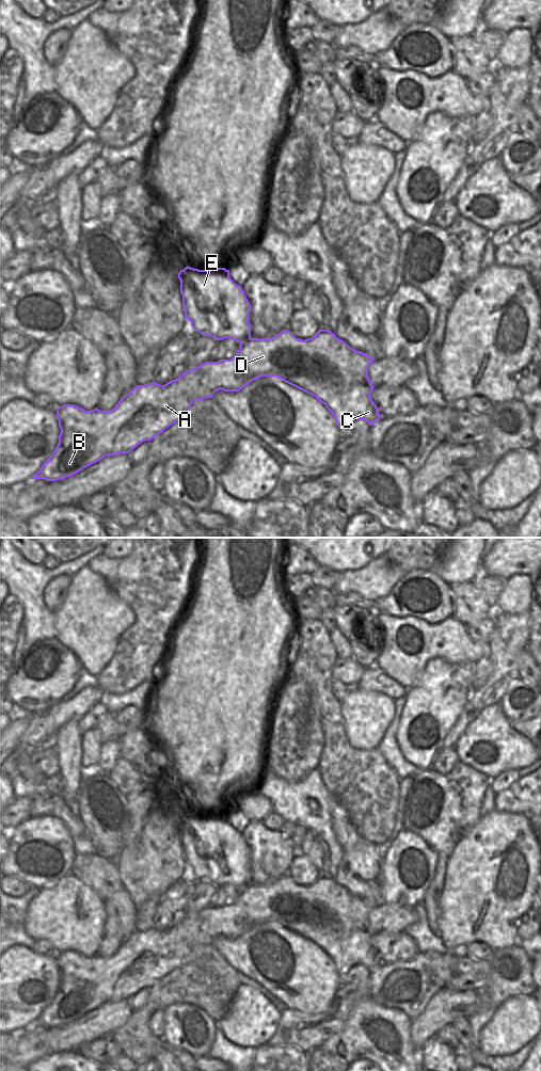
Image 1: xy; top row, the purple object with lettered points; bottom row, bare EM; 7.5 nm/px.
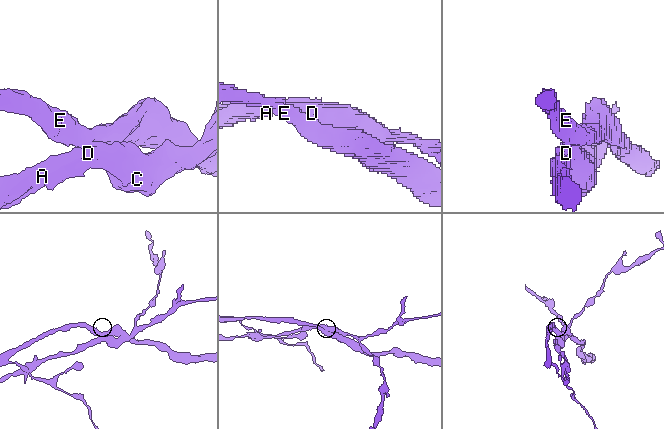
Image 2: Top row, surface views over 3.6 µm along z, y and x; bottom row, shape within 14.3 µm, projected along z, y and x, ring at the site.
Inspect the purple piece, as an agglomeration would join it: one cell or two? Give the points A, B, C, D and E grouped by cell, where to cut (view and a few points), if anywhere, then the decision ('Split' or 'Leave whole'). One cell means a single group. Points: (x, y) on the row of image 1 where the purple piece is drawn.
Groups: A B C D / E. Split along xy (250, 337), (240, 342). Split

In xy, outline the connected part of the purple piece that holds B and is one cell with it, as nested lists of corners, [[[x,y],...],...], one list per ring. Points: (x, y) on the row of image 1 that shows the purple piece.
[[[288,330],[271,338],[250,338],[240,342],[238,352],[230,359],[205,362],[164,385],[154,381],[137,385],[111,411],[85,411],[75,404],[59,406],[59,444],[30,479],[57,481],[79,473],[107,455],[129,453],[141,443],[152,441],[186,417],[194,400],[212,398],[220,389],[239,391],[260,377],[277,377],[314,396],[325,405],[339,428],[346,428],[354,419],[363,419],[371,426],[381,418],[370,397],[375,387],[368,378],[368,367],[373,361],[369,355],[352,349],[329,330],[319,330],[305,340],[297,338]]]

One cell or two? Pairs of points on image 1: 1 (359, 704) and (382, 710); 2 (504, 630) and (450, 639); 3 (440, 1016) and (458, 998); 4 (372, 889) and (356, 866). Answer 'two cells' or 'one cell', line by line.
1: one cell
2: two cells
3: one cell
4: one cell

